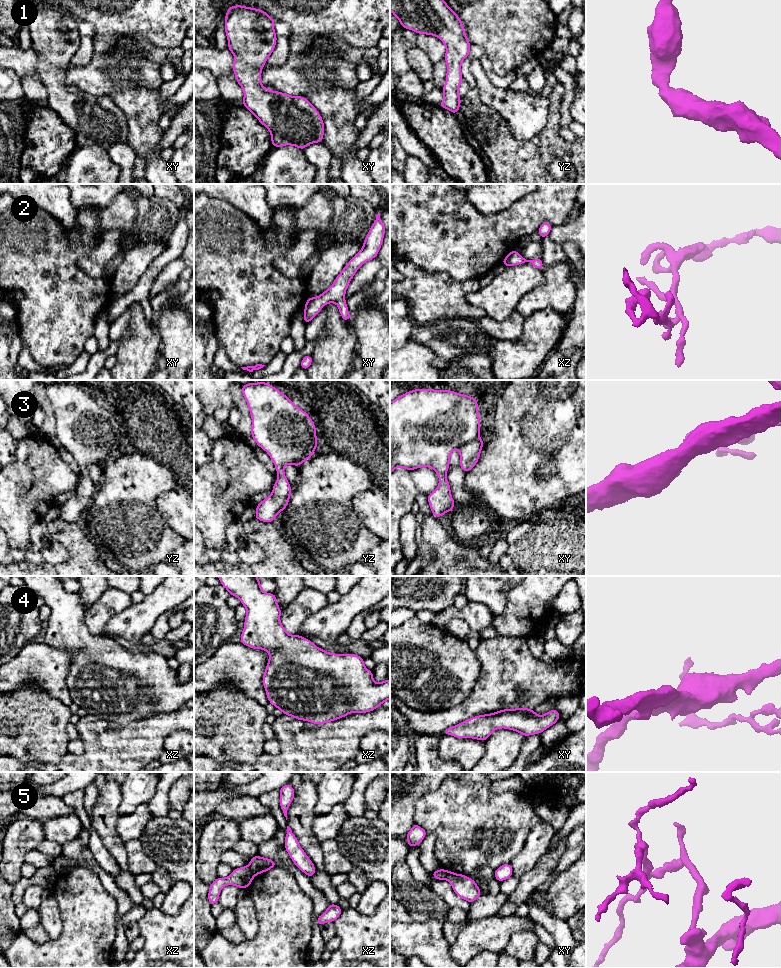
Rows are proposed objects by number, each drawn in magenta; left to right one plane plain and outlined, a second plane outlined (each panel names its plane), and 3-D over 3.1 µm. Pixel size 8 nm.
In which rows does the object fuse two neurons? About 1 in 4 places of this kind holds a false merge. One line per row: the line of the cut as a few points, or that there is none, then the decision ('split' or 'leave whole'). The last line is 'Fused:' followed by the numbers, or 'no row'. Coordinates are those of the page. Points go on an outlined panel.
1: no cut; leave whole
2: no cut; leave whole
3: no cut; leave whole
4: no cut; leave whole
5: cut in xz along (249, 865), (254, 875); split
Fused: 5

